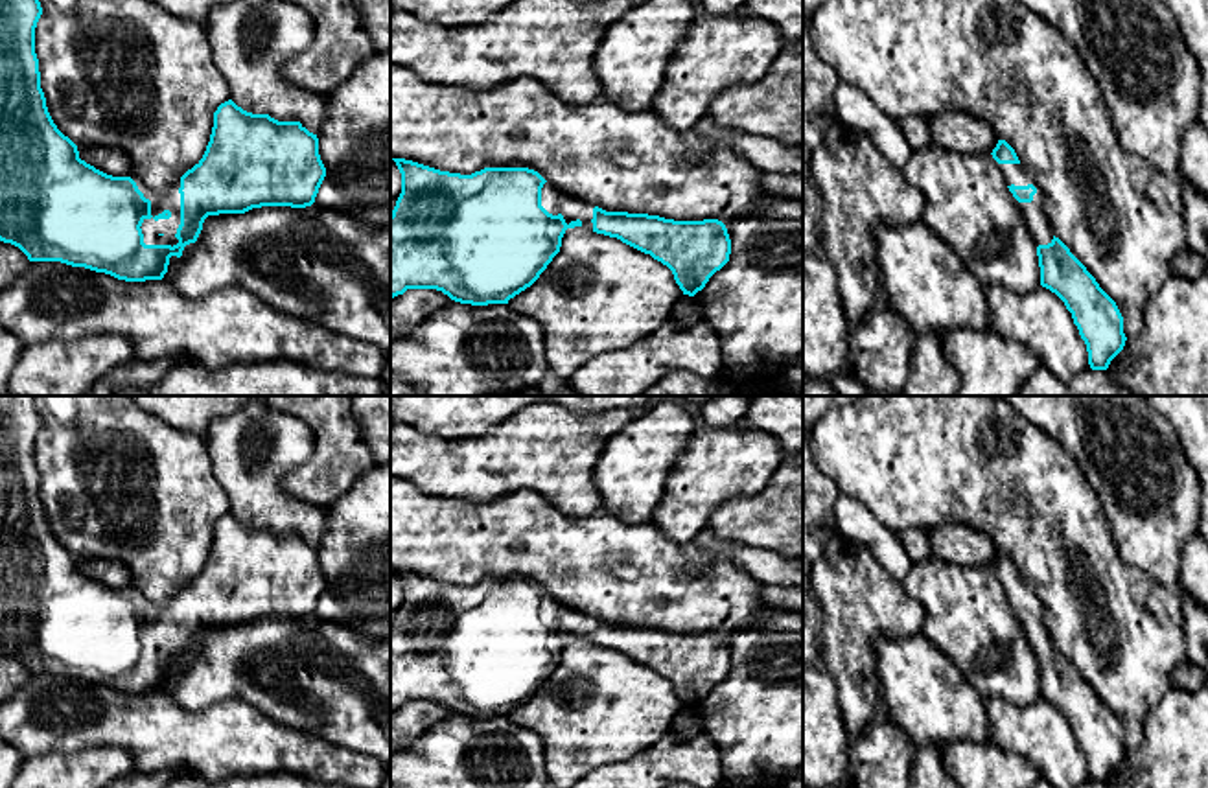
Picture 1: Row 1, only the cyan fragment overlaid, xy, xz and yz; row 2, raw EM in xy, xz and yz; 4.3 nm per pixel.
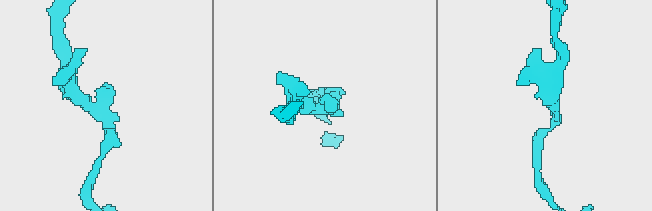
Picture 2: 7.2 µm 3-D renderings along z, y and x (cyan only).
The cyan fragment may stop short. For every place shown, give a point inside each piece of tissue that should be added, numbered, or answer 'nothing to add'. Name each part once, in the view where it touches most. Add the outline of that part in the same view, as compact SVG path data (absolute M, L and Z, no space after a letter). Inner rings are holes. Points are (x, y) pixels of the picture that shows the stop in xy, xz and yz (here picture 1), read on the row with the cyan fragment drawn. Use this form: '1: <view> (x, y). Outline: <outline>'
1: xy (170, 199). Outline: M134 173L131 177L145 199L151 201L151 219L144 219L142 234L145 245L177 245L175 238L180 225L180 179L177 179L164 191L157 193L149 190Z

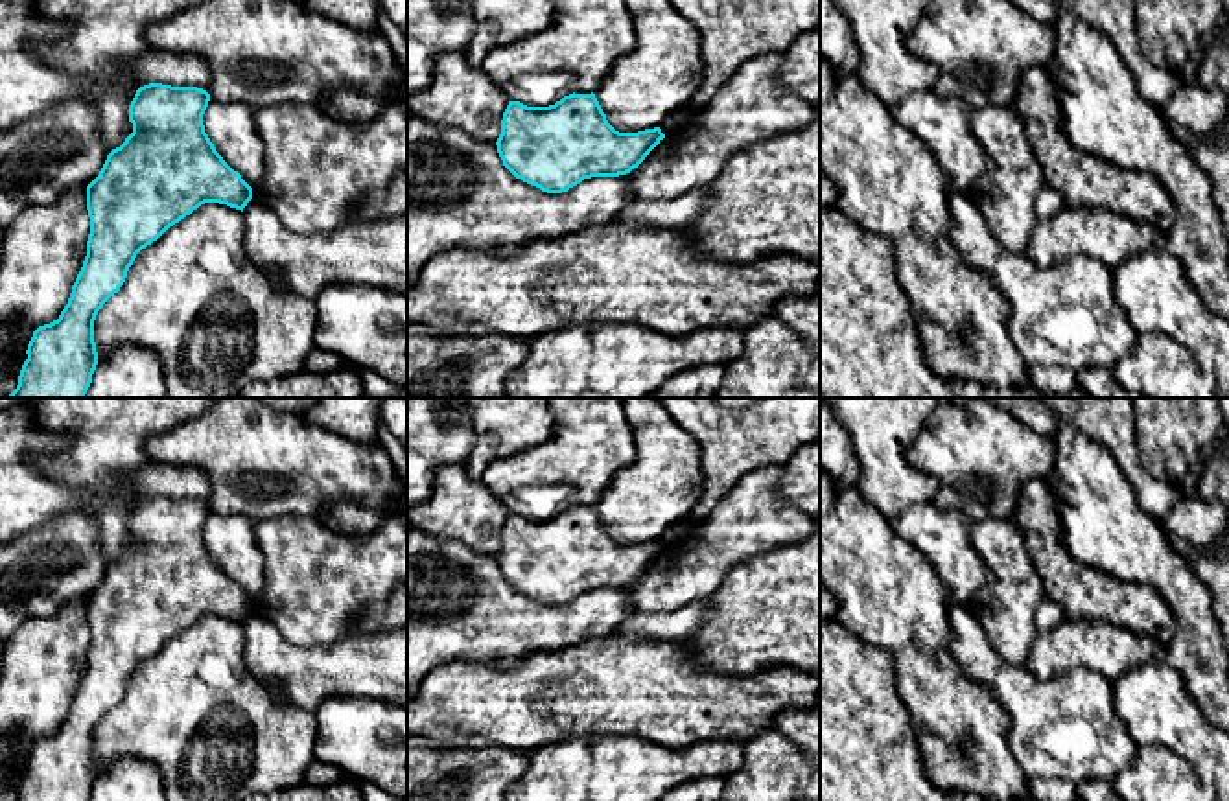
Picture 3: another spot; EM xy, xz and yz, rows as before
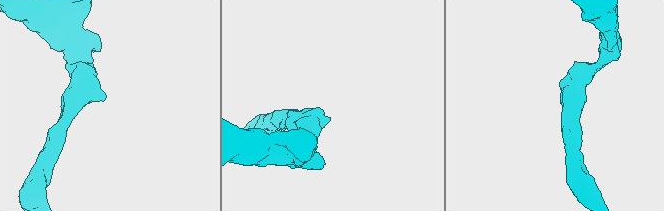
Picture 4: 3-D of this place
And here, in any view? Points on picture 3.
nothing to add

